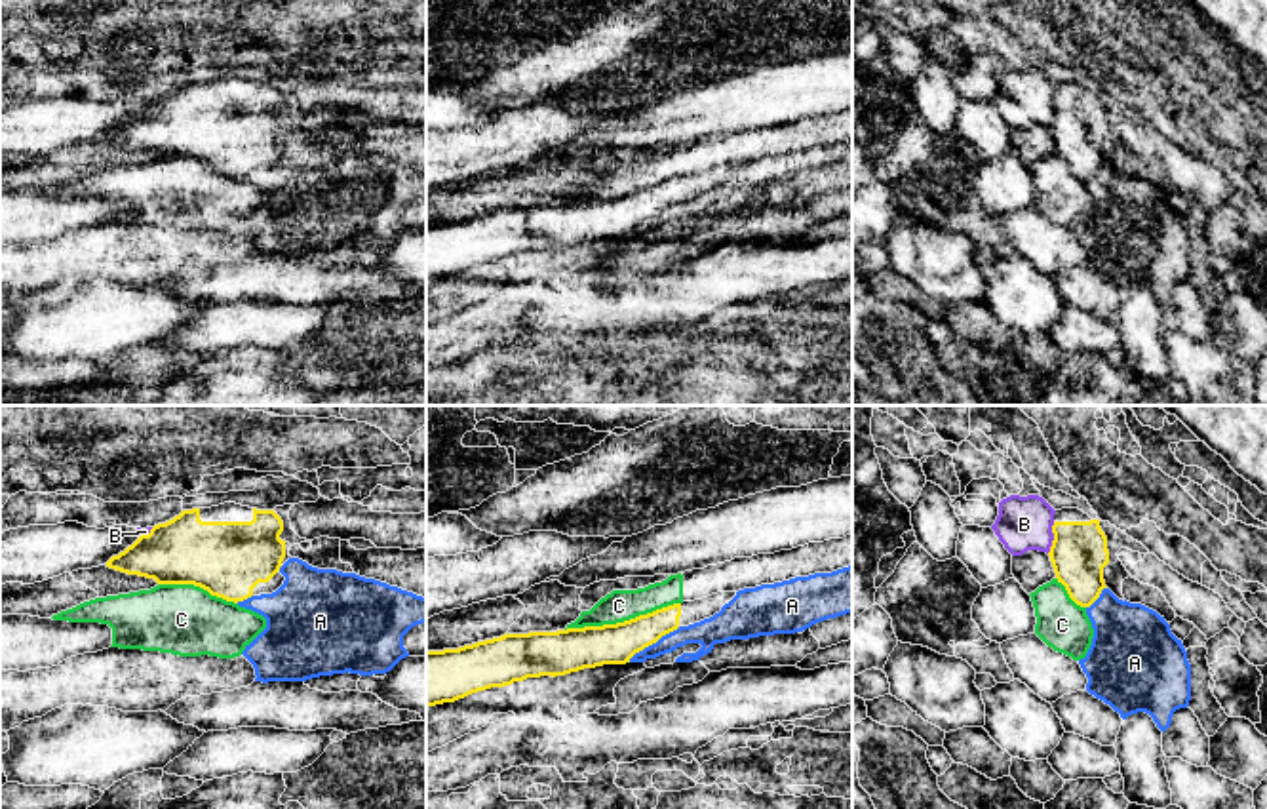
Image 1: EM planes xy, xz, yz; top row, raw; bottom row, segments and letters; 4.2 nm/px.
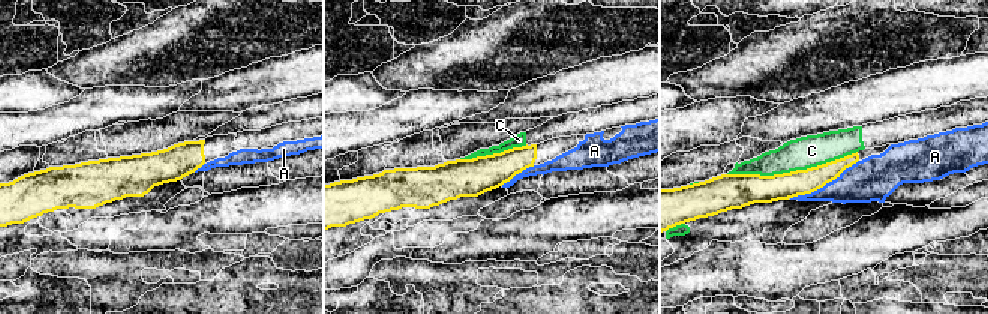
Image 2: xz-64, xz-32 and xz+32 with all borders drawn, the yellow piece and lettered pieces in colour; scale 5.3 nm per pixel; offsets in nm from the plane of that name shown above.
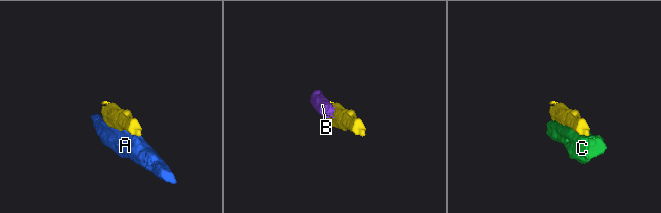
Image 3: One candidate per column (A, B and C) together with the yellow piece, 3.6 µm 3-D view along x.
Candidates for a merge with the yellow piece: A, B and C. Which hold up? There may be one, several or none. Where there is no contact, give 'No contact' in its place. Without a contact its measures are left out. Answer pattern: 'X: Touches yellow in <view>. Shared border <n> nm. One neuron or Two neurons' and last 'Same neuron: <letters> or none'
A: Touches yellow in xz. Shared border 260 nm. Two neurons
B: Touches yellow in yz. Shared border 140 nm. Two neurons
C: Touches yellow in xz. Shared border 500 nm. Two neurons
Same neuron: none

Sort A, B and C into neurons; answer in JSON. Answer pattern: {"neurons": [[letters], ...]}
{"neurons": [["A"], ["B"], ["C"]]}

